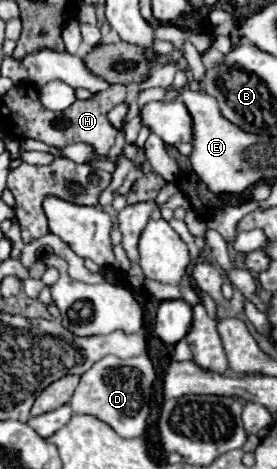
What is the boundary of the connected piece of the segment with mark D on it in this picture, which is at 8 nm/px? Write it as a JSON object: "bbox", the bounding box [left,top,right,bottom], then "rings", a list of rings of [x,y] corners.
{"bbox":[70,356,156,438],"rings":[[[104,356],[98,360],[88,372],[82,374],[80,384],[70,400],[70,406],[76,414],[92,414],[112,426],[122,438],[142,436],[146,430],[148,404],[152,382],[156,378],[154,366],[148,356],[136,356],[130,360],[122,360],[116,356]]]}

